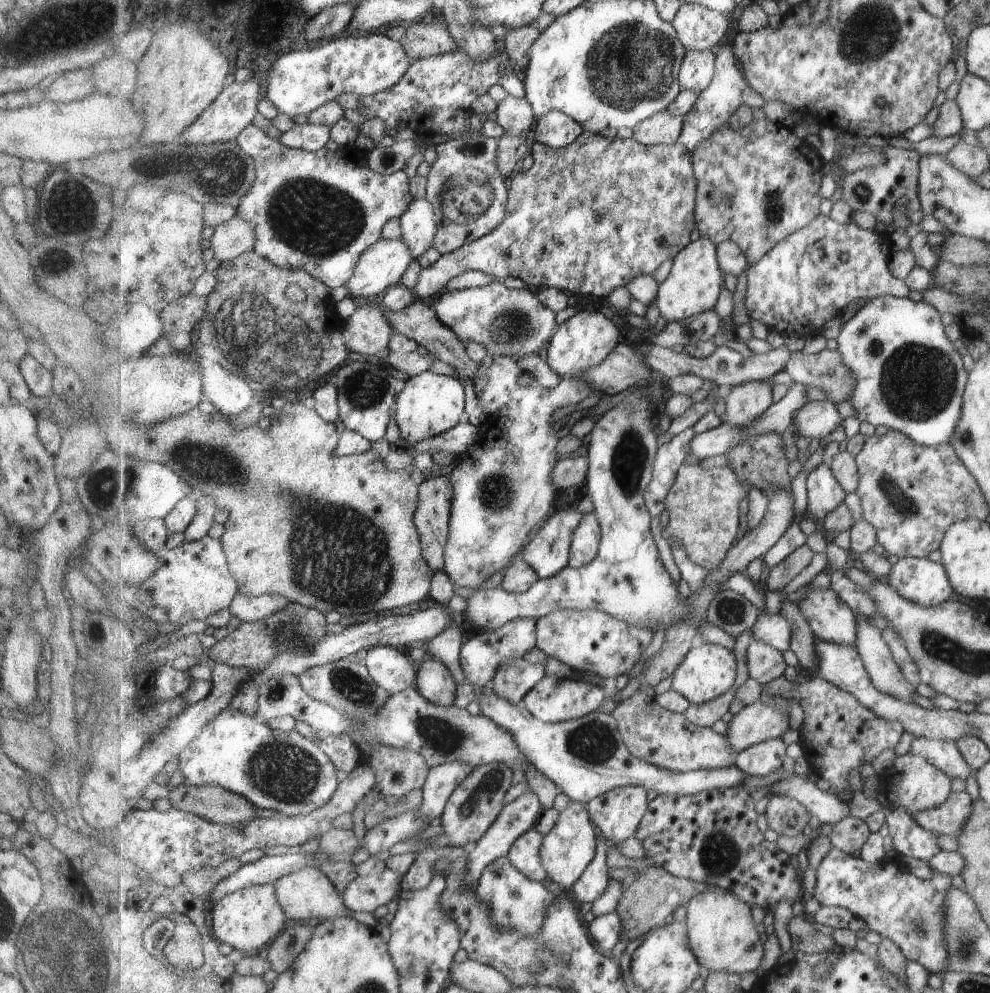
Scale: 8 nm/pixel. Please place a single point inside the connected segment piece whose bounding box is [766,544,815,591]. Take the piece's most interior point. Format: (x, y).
(779, 576)

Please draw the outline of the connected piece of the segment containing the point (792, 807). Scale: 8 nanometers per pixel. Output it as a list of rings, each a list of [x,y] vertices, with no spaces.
[[[787,796],[769,797],[765,815],[768,819],[768,829],[778,836],[787,837],[803,834],[812,816],[801,802]]]

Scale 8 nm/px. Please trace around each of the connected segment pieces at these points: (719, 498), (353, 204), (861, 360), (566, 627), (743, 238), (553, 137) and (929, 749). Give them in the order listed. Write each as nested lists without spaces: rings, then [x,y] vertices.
[[[683,464],[667,496],[665,506],[670,519],[666,525],[667,528],[662,531],[663,536],[669,541],[681,542],[688,551],[689,560],[694,564],[707,571],[717,570],[721,564],[724,564],[725,558],[732,550],[733,542],[737,540],[739,526],[741,526],[741,522],[739,522],[741,520],[741,502],[747,496],[747,490],[741,486],[737,472],[733,472],[728,465],[719,468],[701,468],[700,464]]]
[[[255,124],[247,126],[246,130],[243,130],[239,134],[236,142],[241,146],[241,149],[255,160],[256,165],[256,180],[255,184],[249,188],[249,192],[245,194],[245,198],[241,200],[239,208],[237,208],[237,214],[251,222],[255,226],[255,234],[257,234],[257,244],[255,244],[254,252],[257,252],[259,256],[271,260],[273,264],[281,266],[281,268],[303,268],[305,272],[312,274],[312,277],[316,277],[317,280],[321,280],[329,288],[339,288],[349,283],[349,280],[353,278],[353,274],[356,271],[357,264],[360,263],[361,256],[364,256],[365,252],[369,248],[373,247],[381,239],[381,232],[383,232],[383,226],[393,220],[393,218],[400,218],[407,212],[407,208],[414,202],[413,194],[410,192],[410,179],[403,170],[395,172],[392,176],[382,176],[379,172],[374,172],[373,168],[369,166],[368,152],[352,148],[351,146],[339,147],[336,151],[327,150],[323,148],[321,151],[313,152],[302,149],[288,148],[281,144],[279,139],[273,139],[271,136],[267,136],[267,132],[263,128],[257,128]]]
[[[887,294],[867,301],[858,313],[842,326],[836,342],[844,364],[847,364],[847,366],[851,368],[850,372],[855,374],[855,392],[853,392],[853,398],[851,398],[850,402],[854,407],[856,418],[860,422],[867,422],[875,427],[881,425],[887,427],[889,430],[904,433],[908,438],[925,446],[951,445],[951,440],[953,440],[953,436],[955,436],[957,432],[957,424],[960,424],[962,420],[964,394],[968,387],[969,372],[964,364],[964,356],[961,356],[961,354],[955,350],[953,342],[949,340],[947,334],[945,334],[945,326],[943,326],[943,322],[941,322],[941,315],[942,313],[937,310],[933,304],[929,304],[929,302],[924,300],[914,302],[909,298],[900,298],[899,296],[893,296],[893,294]]]
[[[559,610],[537,622],[537,645],[546,656],[556,658],[571,669],[593,672],[600,677],[622,678],[637,664],[641,652],[651,644],[653,628],[627,624],[601,610]]]
[[[767,118],[752,120],[737,131],[725,124],[724,128],[713,132],[709,140],[701,142],[692,156],[699,184],[696,218],[700,237],[715,240],[717,245],[729,240],[737,242],[749,258],[749,267],[758,264],[781,240],[806,228],[821,214],[824,199],[819,192],[826,164],[816,148],[807,145],[781,123]]]
[[[553,110],[539,119],[533,119],[531,127],[535,141],[551,146],[565,148],[583,135],[585,128],[568,113]]]
[[[917,737],[910,744],[910,751],[936,765],[949,777],[960,778],[965,783],[974,772],[959,751],[957,741]]]

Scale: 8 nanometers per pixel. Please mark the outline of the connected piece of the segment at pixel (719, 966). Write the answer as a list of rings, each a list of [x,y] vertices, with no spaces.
[[[710,886],[702,894],[697,894],[687,906],[686,926],[690,948],[697,958],[699,965],[711,971],[725,970],[725,972],[738,973],[743,976],[755,976],[757,968],[761,966],[765,958],[765,943],[761,942],[761,934],[757,930],[757,924],[751,916],[751,906],[737,897],[731,890],[725,890],[721,886]]]

